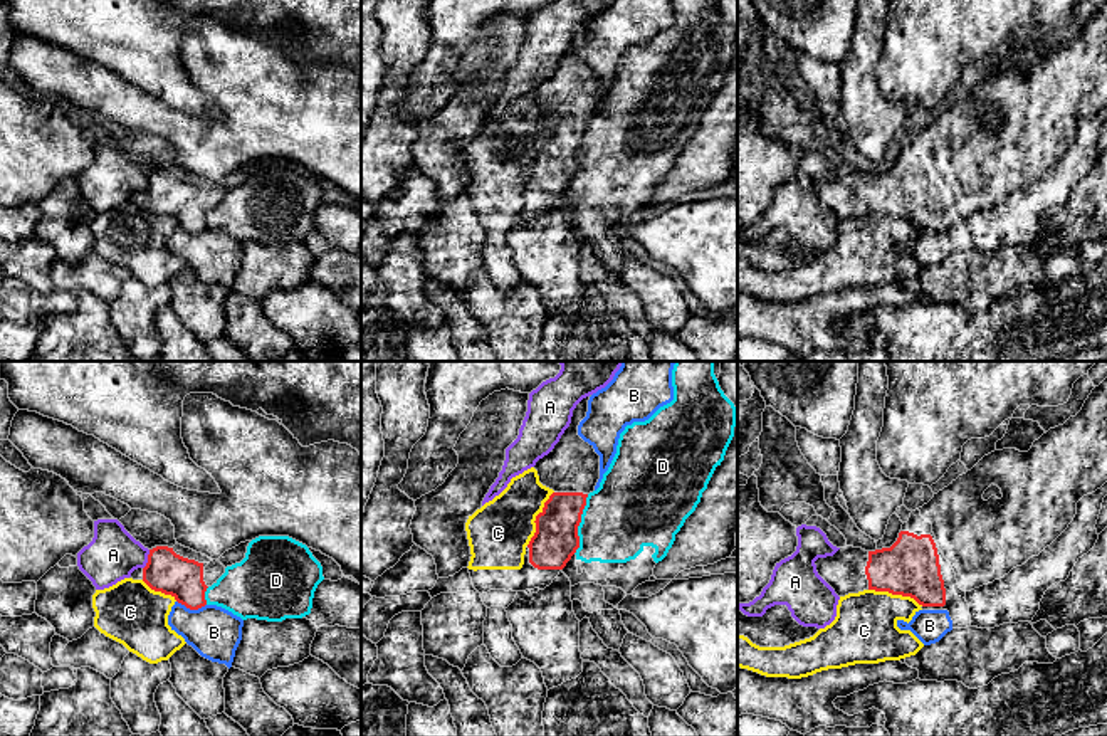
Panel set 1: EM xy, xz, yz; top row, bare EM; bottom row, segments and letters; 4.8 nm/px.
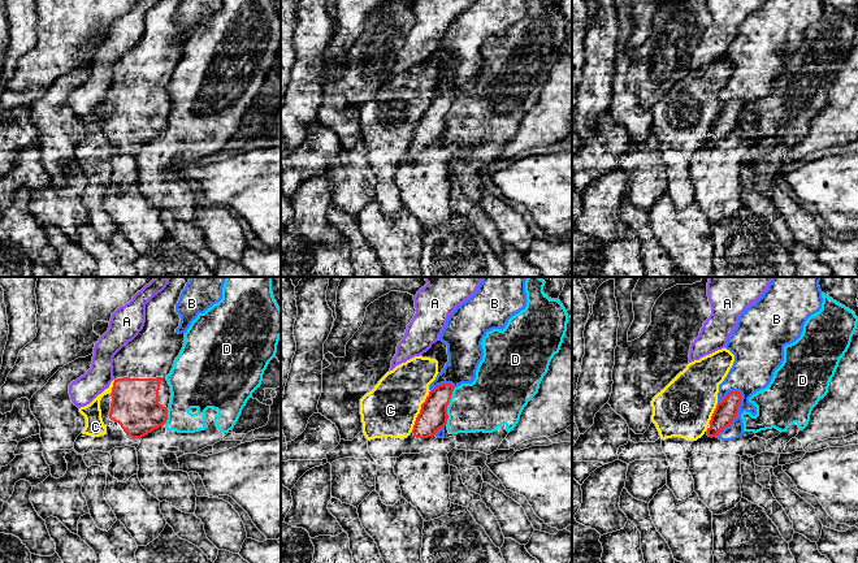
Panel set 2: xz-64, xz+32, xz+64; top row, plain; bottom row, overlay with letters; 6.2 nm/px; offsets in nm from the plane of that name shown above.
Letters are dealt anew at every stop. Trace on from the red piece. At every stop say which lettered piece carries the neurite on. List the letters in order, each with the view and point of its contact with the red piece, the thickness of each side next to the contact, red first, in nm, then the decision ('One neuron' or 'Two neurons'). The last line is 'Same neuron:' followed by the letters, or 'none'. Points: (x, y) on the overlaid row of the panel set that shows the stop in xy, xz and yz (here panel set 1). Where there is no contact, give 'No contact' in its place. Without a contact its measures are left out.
A: Touches red at xy (148, 560). Thickness 200 nm (red) against 240 nm. Two neurons
B: Touches red at xy (192, 609). Thickness 200 nm (red) against 240 nm. Two neurons
C: Touches red at xz (536, 518). Thickness 220 nm (red) against 300 nm. Two neurons
D: Touches red at xz (578, 525). Thickness 220 nm (red) against 360 nm. Two neurons
Same neuron: none

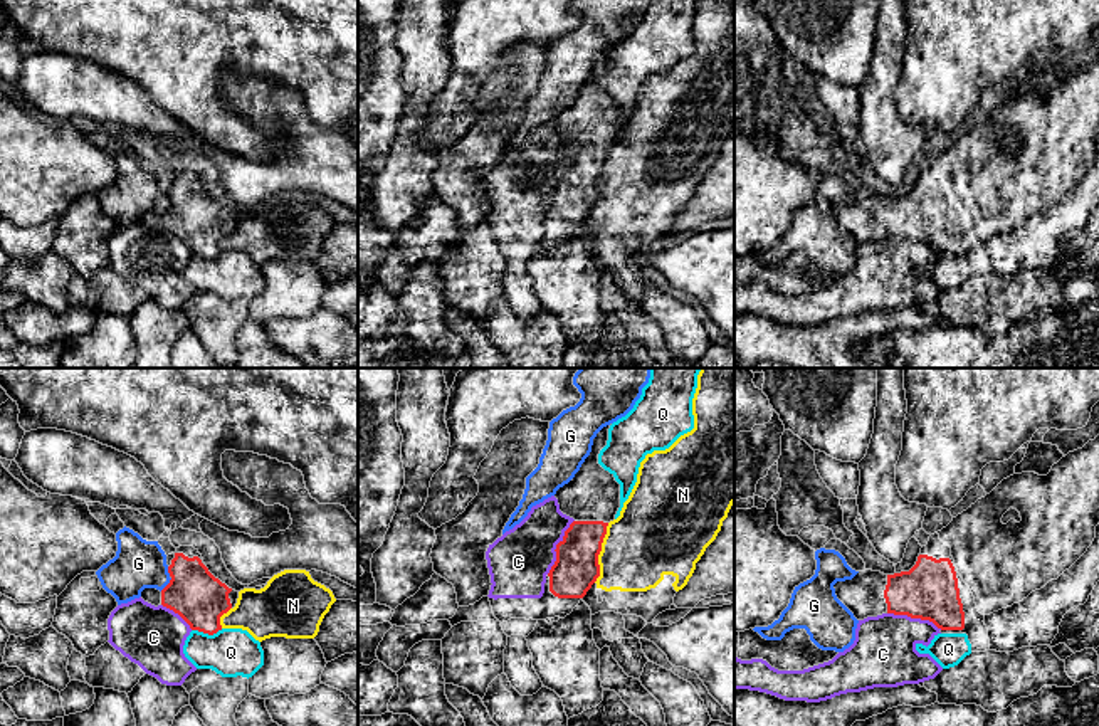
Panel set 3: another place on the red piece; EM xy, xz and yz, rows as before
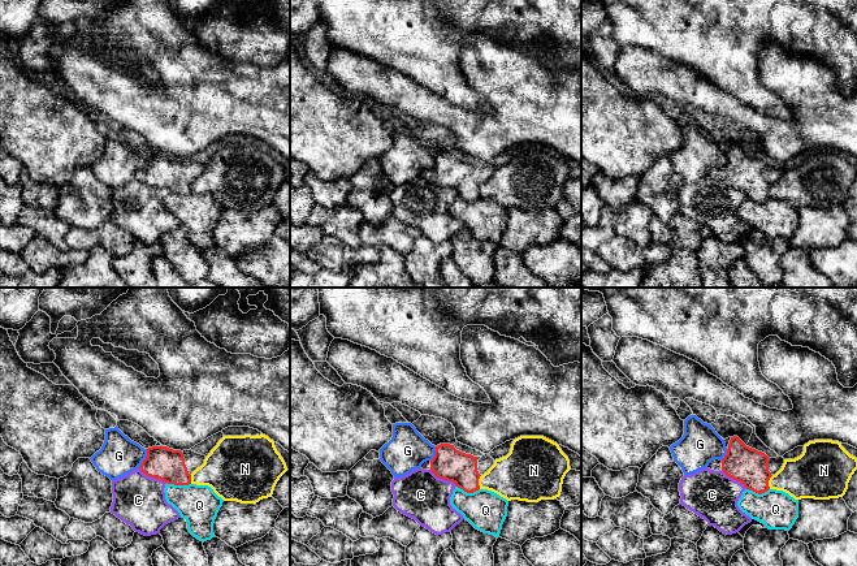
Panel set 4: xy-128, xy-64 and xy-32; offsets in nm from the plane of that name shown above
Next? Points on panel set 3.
C: Touches red at xz (557, 547). Thickness 220 nm (red) against 300 nm. Two neurons
G: Touches red at xy (167, 585). Thickness 260 nm (red) against 240 nm. Two neurons
N: Touches red at xz (599, 553). Thickness 220 nm (red) against 360 nm. Two neurons
Q: Touches red at xy (207, 632). Thickness 260 nm (red) against 240 nm. Two neurons
Same neuron: none

